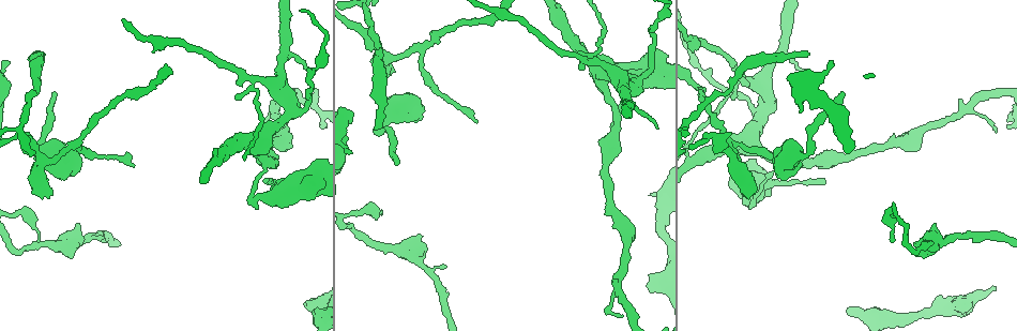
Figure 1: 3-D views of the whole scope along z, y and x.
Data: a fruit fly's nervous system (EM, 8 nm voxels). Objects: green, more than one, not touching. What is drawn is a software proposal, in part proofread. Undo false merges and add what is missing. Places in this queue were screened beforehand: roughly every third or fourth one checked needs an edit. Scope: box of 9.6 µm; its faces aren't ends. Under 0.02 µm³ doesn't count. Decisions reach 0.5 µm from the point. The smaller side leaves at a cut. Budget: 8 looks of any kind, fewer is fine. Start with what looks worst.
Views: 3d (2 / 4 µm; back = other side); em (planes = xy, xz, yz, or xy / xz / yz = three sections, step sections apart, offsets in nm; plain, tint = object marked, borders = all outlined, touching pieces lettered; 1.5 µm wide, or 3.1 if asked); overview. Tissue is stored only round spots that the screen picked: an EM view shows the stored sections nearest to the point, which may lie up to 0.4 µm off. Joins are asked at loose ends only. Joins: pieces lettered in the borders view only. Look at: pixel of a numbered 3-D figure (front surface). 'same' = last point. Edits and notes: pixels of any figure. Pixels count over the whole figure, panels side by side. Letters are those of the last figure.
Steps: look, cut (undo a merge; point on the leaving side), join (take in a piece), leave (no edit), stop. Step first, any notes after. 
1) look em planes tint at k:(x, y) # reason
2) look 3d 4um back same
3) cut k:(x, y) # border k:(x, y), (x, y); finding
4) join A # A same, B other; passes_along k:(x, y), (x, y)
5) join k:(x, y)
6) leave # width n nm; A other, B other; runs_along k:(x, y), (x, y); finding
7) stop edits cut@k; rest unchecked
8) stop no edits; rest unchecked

look 3d 2um at 1:(808, 53) # an open end

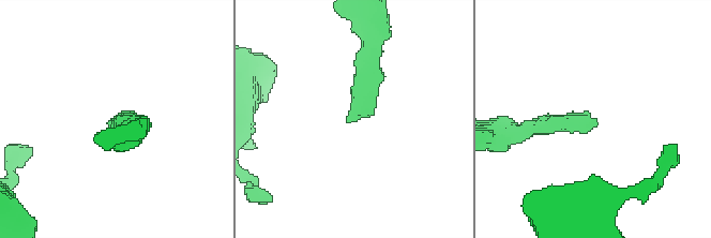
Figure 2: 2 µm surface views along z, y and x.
look em planes tint at 2:(106, 122)

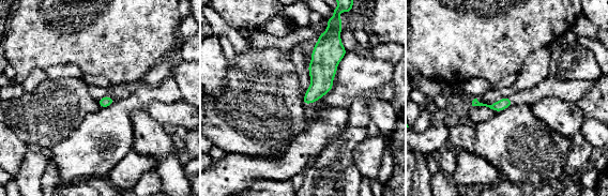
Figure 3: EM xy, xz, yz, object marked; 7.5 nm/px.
look em planes borders same # see the neighbours

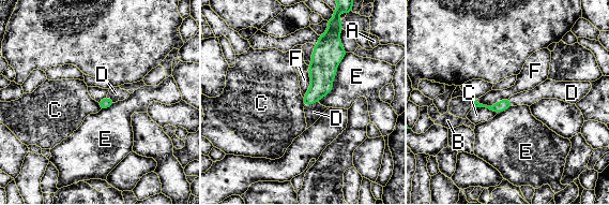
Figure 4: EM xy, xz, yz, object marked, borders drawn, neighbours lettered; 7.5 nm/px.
join D # longest_contact E 420 nm; A other, B other, C other, D same, E other, F other; passes_along 4:(322, 72), (310, 103), (314, 112); it goes on there

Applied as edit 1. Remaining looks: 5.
look 3d 4um back at 1:(393, 72) # stops while still wide

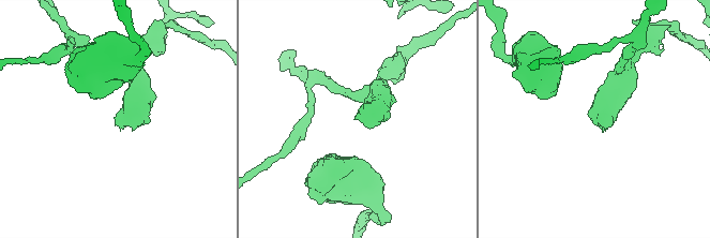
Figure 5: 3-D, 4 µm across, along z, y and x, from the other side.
look em xz step 8 borders at 5:(116, 123) # need the tissue

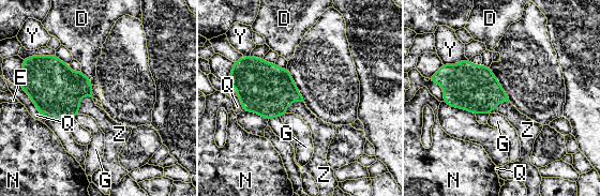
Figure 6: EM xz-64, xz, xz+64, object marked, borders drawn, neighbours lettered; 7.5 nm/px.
look em planes borders same # another direction

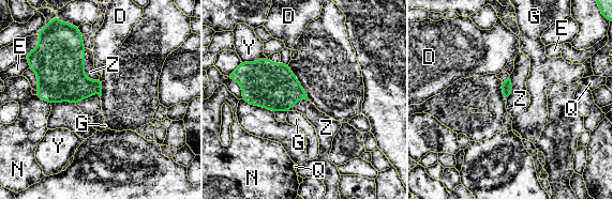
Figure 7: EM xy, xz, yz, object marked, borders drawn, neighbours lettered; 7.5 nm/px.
join Z # D other, E other, G other, N other, Q other, Y other, Z same; the neuron continues

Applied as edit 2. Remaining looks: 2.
look em planes borders at 1:(647, 285) # free end

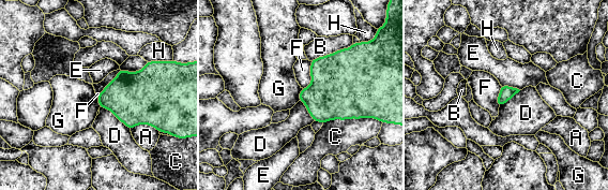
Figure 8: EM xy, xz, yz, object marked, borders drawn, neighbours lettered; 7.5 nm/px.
leave # A other, B other, C other, D other, E other, F other, G other, H other; border 8:(302, 88), (299, 100); none of them fits

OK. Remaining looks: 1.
stop edits join@4, join@7; rest unchecked

